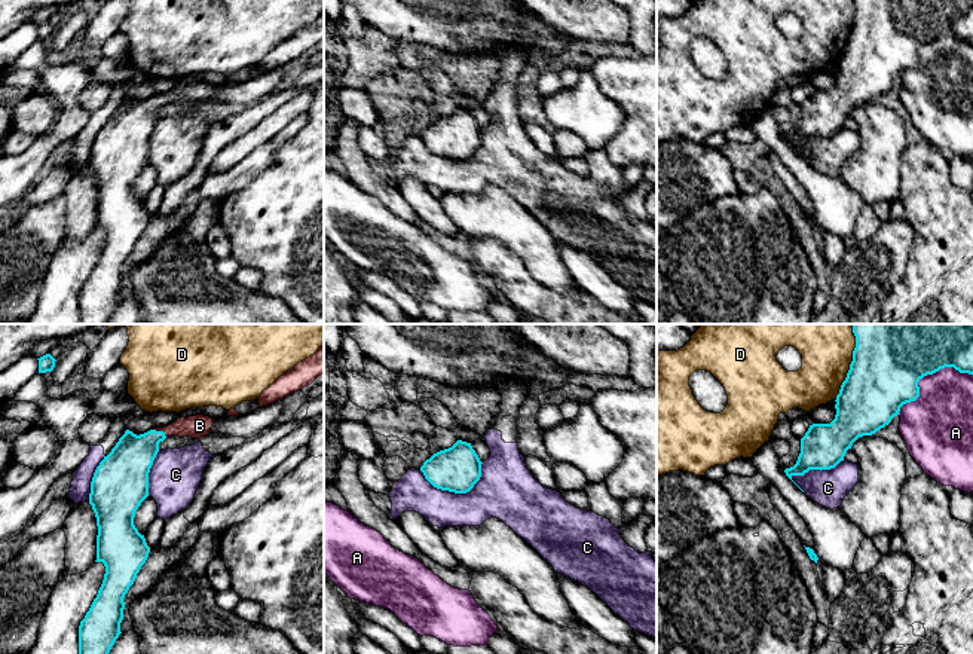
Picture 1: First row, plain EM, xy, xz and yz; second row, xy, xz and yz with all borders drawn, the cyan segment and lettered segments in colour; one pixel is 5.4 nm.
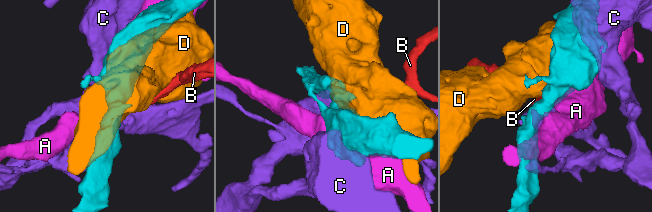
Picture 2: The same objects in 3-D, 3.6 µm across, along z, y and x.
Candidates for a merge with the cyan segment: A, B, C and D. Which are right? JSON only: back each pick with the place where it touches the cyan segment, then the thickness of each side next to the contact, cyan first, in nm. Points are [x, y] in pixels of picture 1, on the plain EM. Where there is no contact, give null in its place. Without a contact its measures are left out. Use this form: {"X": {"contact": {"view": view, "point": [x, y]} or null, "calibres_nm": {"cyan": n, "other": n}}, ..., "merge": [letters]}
{"B": {"contact": {"view": "xy", "point": [161, 98]}, "calibres_nm": {"cyan": 240, "other": 120}}, "merge": ["B"]}

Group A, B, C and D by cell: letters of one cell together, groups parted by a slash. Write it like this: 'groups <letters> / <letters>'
groups A / B / C / D

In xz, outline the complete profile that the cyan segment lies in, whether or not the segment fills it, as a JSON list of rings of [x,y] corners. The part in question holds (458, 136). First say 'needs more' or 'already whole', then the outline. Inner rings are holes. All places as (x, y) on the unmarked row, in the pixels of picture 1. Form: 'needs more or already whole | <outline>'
already whole | [[[458,107],[452,114],[426,126],[420,138],[437,156],[466,161],[480,147],[481,131],[471,110]]]

